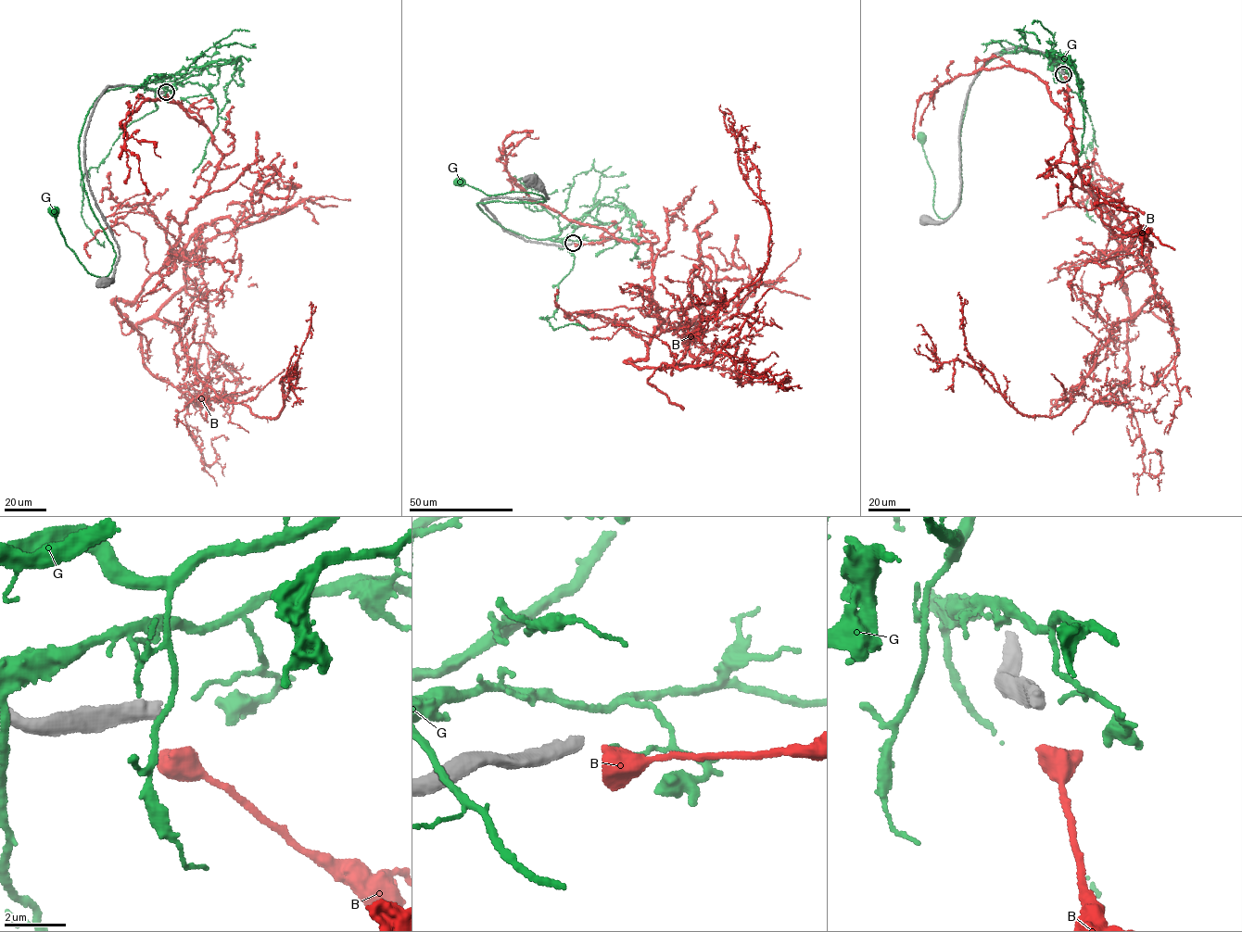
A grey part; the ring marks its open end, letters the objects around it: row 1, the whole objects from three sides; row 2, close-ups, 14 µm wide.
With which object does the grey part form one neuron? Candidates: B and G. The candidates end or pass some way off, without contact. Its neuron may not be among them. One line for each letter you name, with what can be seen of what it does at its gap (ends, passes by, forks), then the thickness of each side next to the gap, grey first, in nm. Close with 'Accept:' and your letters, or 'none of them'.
Accept: none of them

